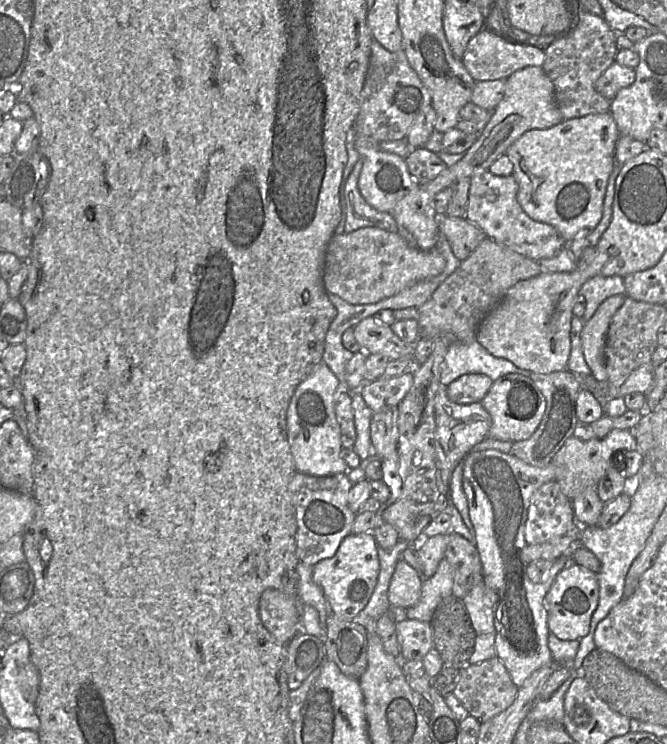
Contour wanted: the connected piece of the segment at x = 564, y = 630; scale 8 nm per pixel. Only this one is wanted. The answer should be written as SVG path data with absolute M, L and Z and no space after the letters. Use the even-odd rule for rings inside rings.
M569 563L554 580L545 596L547 624L550 634L561 640L580 640L588 635L592 615L599 602L597 575L587 568Z

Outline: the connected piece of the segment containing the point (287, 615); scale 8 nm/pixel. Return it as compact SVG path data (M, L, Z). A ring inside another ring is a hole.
M268 588L260 596L258 612L273 637L288 644L301 631L303 605L298 596Z

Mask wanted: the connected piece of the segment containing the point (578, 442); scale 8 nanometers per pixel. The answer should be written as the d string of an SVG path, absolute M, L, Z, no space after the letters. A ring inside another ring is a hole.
M614 429L601 439L583 440L572 435L559 452L553 457L549 465L553 465L557 475L555 481L559 484L563 494L571 501L583 490L596 487L606 474L615 457L620 451L636 449L635 436L632 429Z

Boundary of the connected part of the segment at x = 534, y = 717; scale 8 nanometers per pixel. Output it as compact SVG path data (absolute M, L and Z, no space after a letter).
M573 673L547 700L538 699L526 715L531 722L548 721L562 725L564 718L564 697L577 673Z

